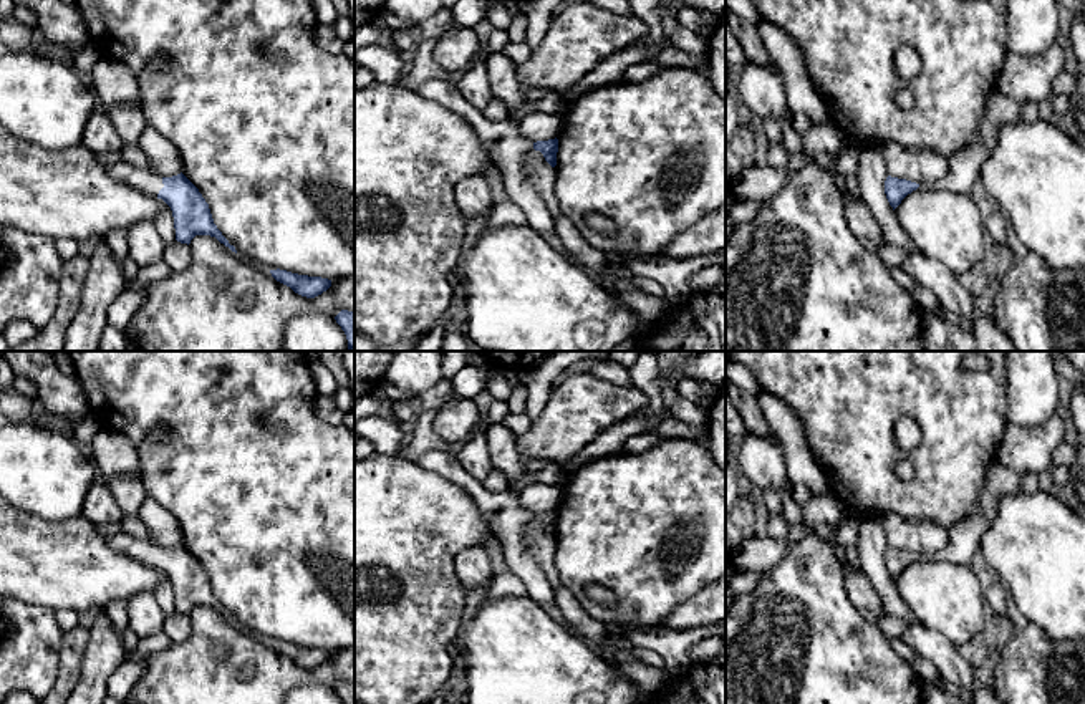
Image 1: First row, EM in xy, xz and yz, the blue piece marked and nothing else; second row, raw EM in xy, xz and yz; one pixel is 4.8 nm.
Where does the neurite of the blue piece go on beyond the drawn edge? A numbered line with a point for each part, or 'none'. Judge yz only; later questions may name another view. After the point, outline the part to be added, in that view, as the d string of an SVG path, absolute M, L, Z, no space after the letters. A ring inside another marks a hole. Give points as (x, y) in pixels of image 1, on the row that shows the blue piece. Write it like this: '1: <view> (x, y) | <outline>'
none

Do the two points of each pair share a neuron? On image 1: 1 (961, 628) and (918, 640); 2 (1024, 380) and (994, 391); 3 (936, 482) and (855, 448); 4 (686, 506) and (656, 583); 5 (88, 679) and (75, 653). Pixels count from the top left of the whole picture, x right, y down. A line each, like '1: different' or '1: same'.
1: different
2: different
3: same
4: same
5: different

